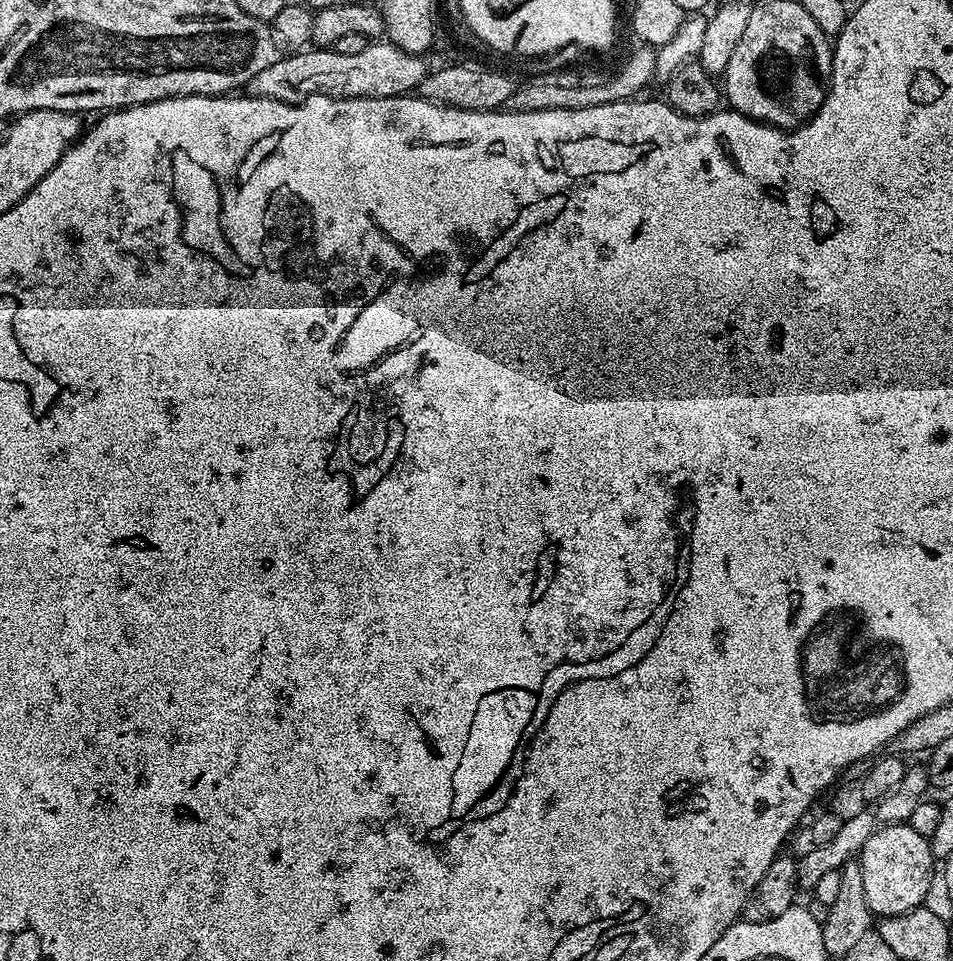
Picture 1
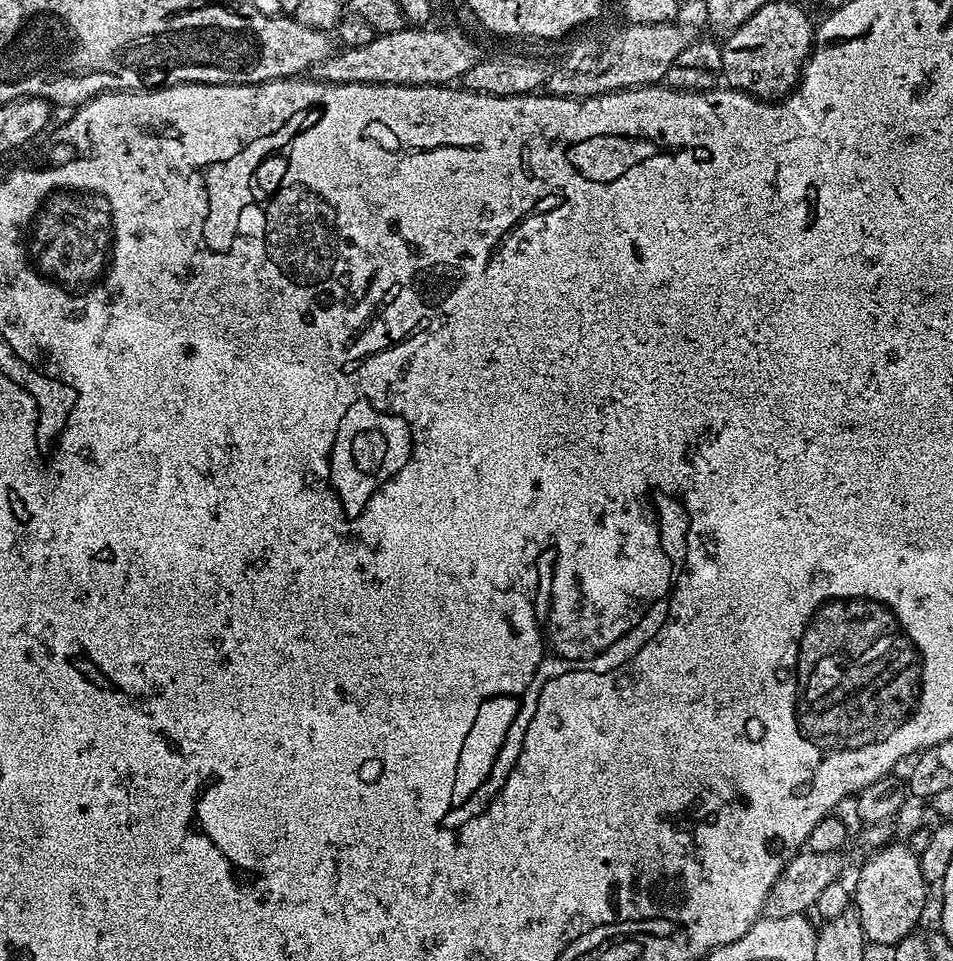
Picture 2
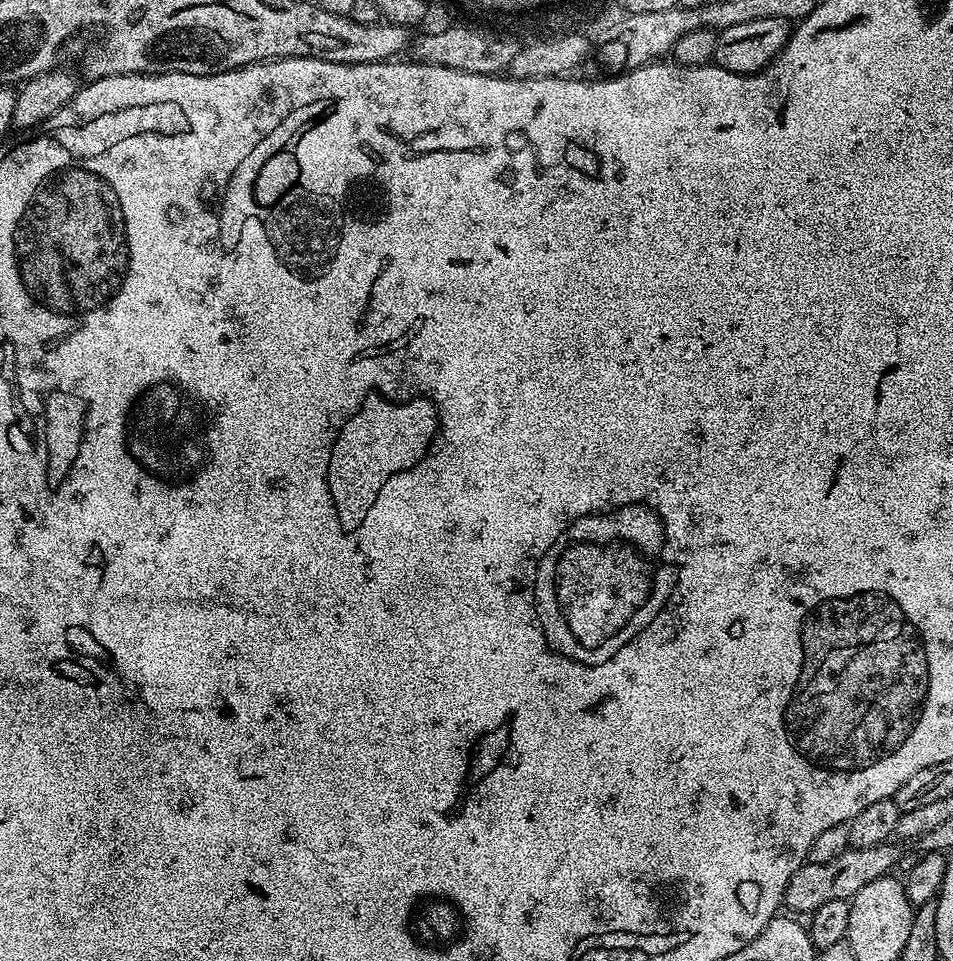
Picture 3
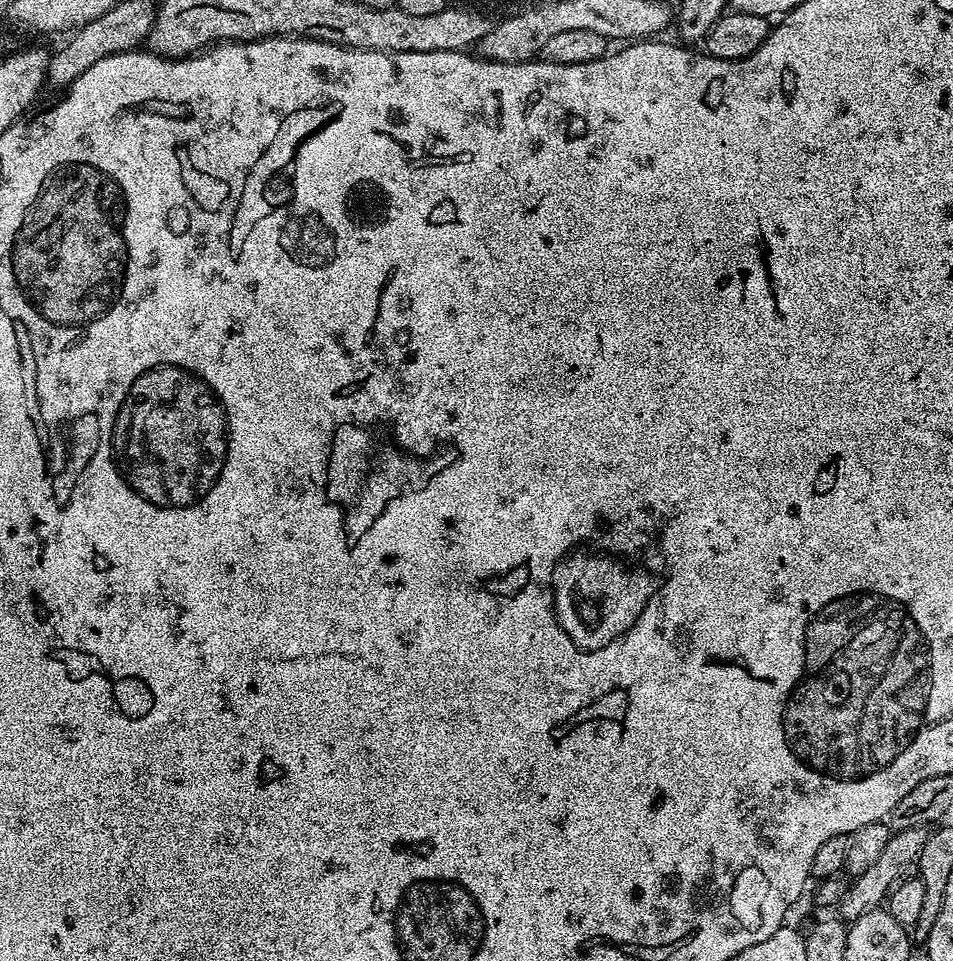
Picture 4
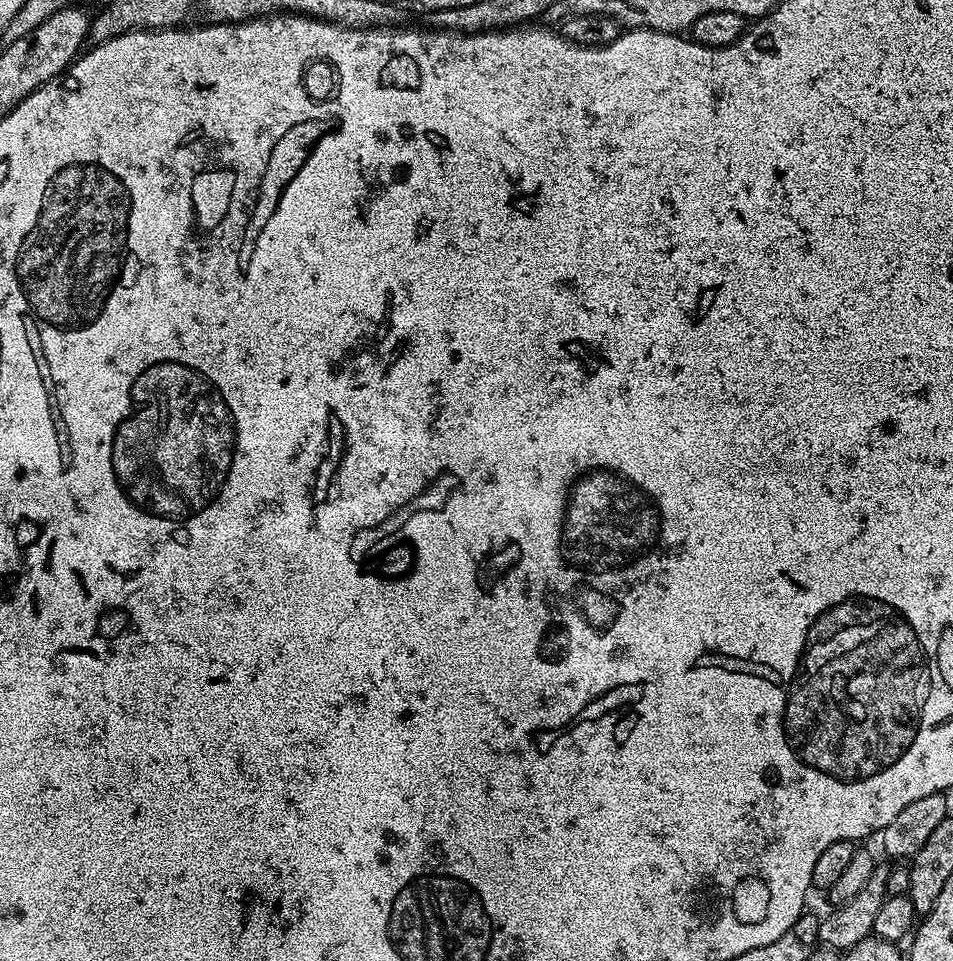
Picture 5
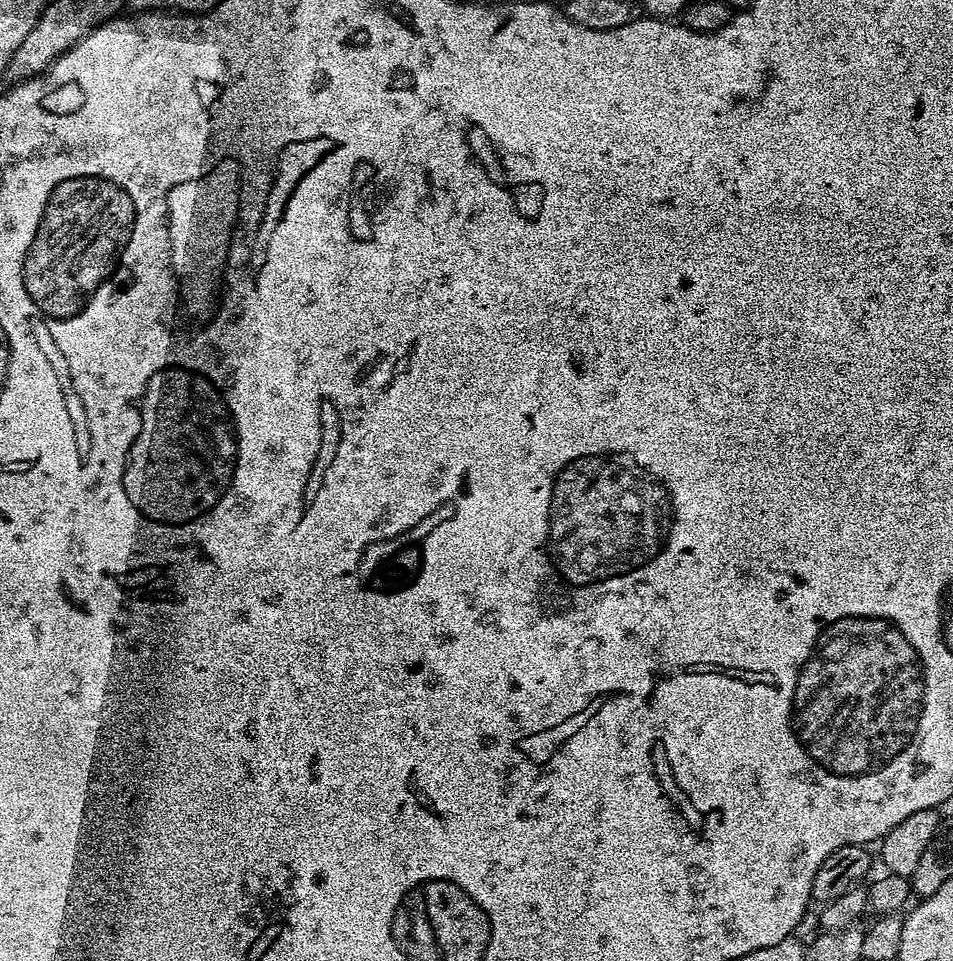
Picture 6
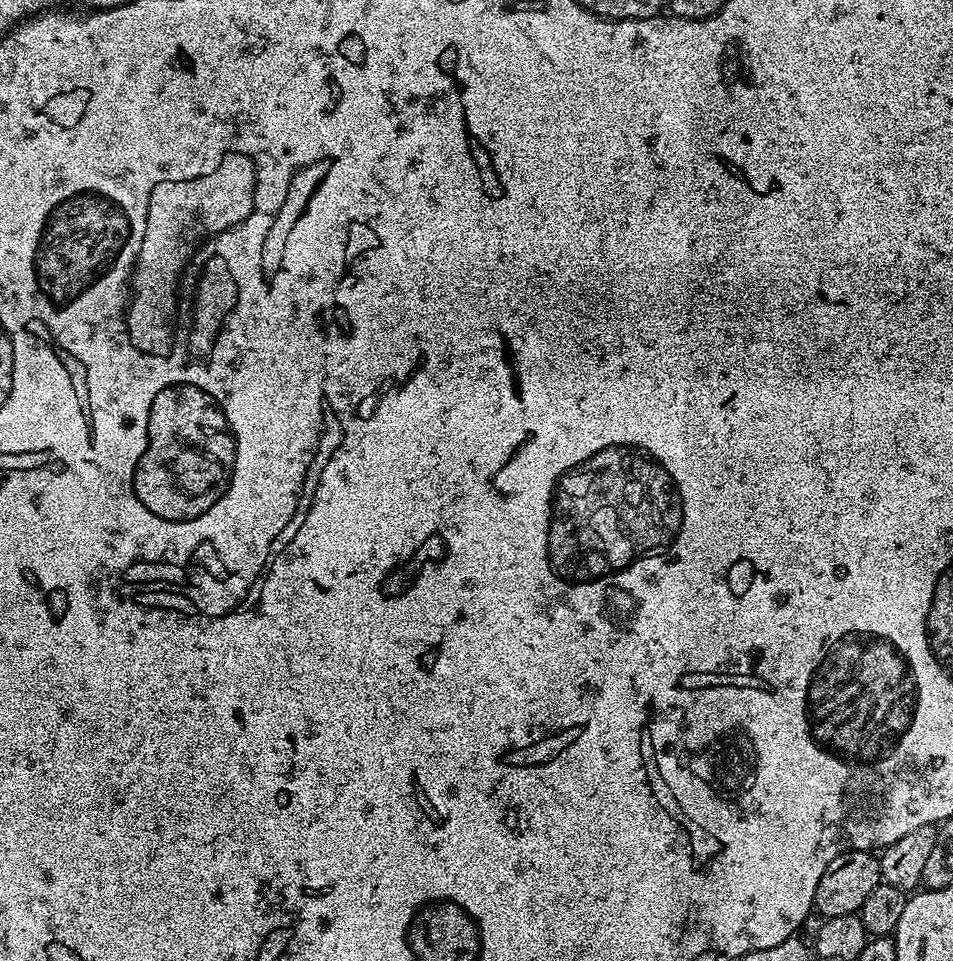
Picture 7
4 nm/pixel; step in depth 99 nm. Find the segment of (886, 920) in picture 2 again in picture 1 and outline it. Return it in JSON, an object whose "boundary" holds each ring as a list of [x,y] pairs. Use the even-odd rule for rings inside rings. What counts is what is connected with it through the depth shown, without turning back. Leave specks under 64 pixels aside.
{"boundary":[[[908,822],[888,824],[870,834],[858,859],[866,889],[866,902],[873,917],[901,916],[927,901],[924,899],[932,888],[932,845],[929,837],[918,834]]]}

